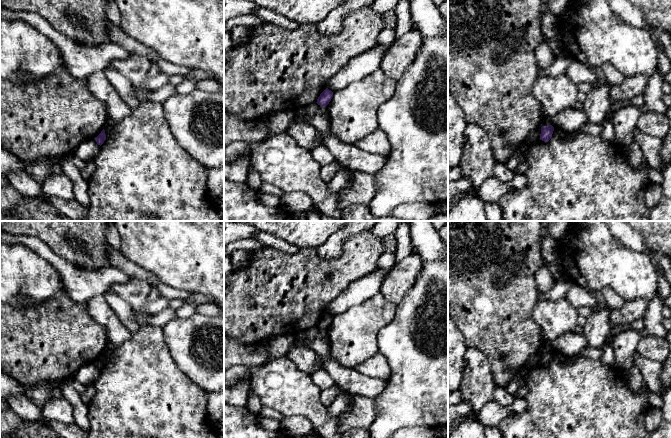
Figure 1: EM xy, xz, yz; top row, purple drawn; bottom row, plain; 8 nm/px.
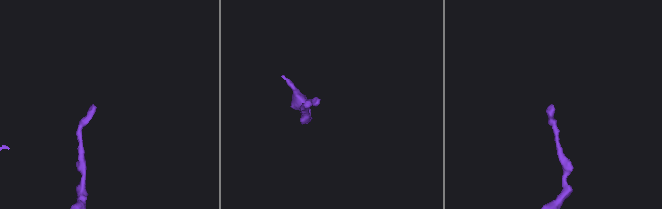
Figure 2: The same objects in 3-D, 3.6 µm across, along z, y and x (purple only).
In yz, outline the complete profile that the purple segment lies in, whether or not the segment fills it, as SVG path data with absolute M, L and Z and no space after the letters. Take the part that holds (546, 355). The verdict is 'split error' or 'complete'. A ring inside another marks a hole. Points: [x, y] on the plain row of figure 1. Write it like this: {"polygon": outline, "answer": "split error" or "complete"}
{"polygon": "M552 349L542 350L540 364L544 366L548 366L552 361L553 355L554 355L554 351Z", "answer": "complete"}

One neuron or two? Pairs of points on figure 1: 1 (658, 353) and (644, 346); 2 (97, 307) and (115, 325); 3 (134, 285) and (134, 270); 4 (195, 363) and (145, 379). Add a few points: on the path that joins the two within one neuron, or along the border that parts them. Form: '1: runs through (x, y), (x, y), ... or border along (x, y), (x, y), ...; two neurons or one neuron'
1: runs through (655, 350), (647, 346); one neuron
2: runs through (101, 312), (110, 321); one neuron
3: border along (130, 276), (141, 278), (151, 286); two neurons
4: border along (168, 347), (175, 364), (196, 384); two neurons

